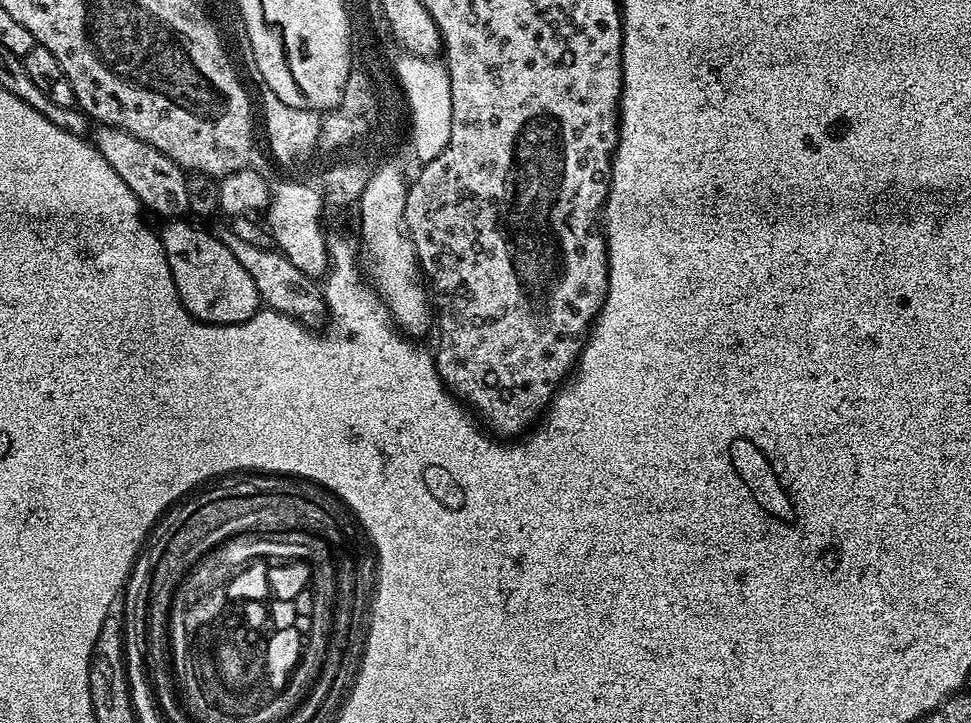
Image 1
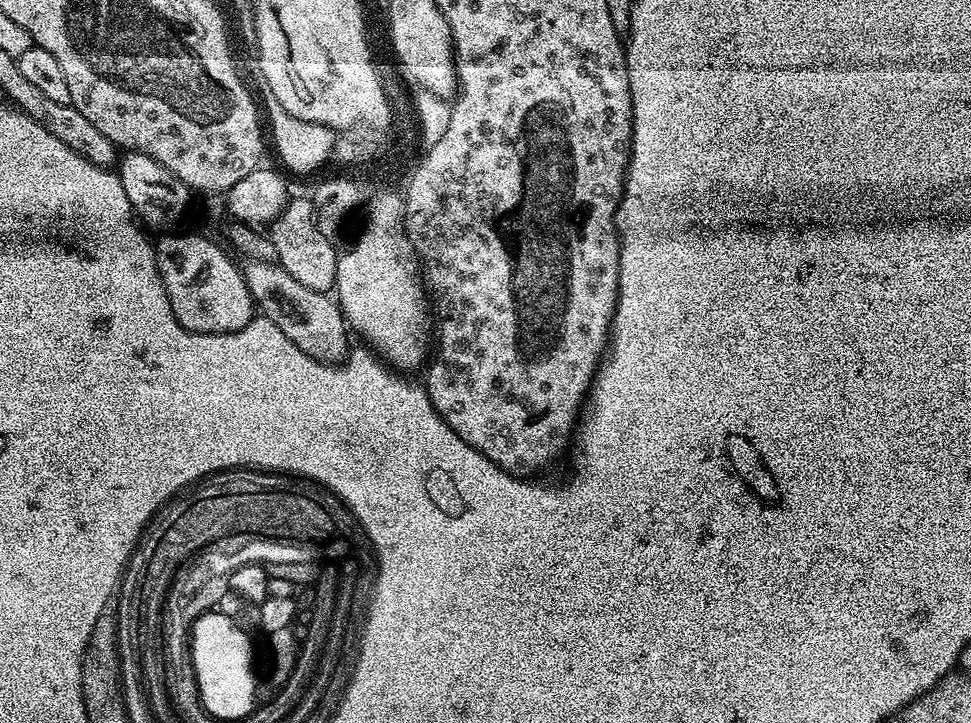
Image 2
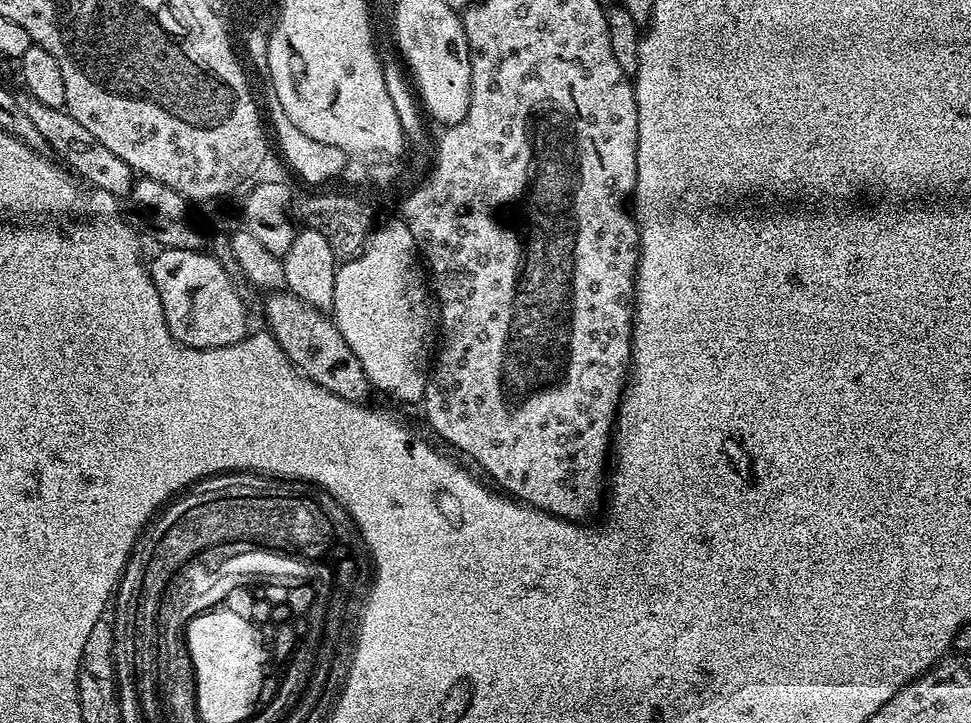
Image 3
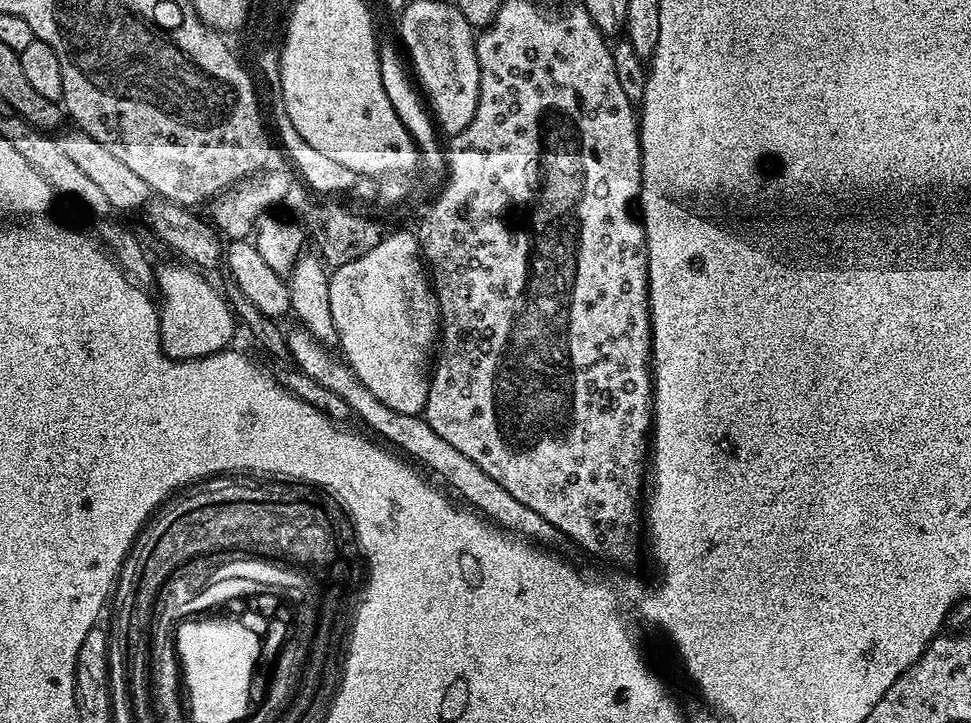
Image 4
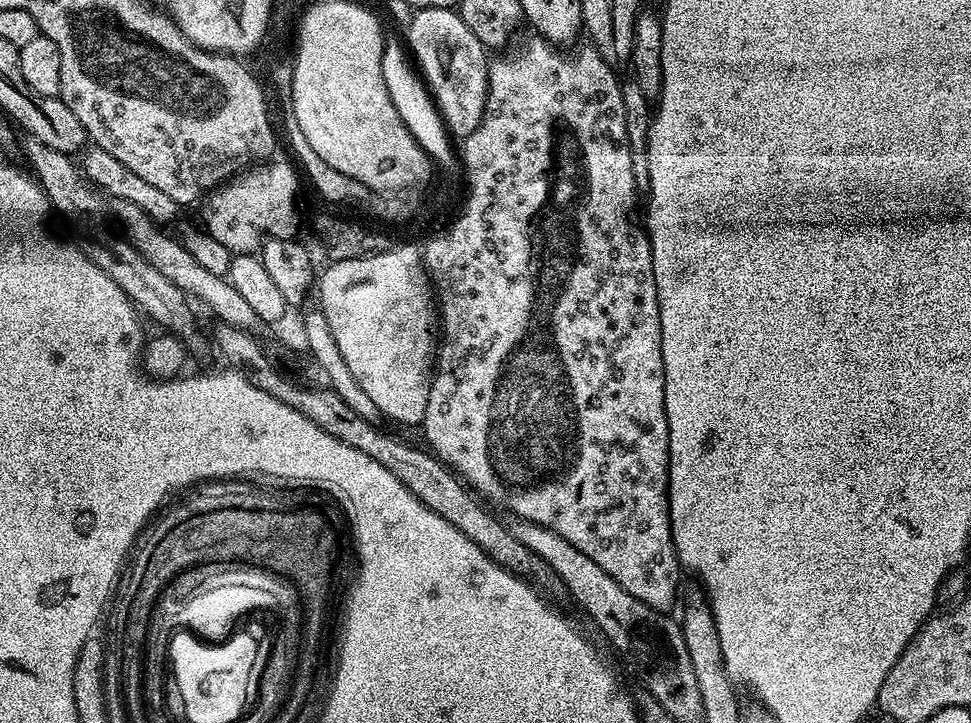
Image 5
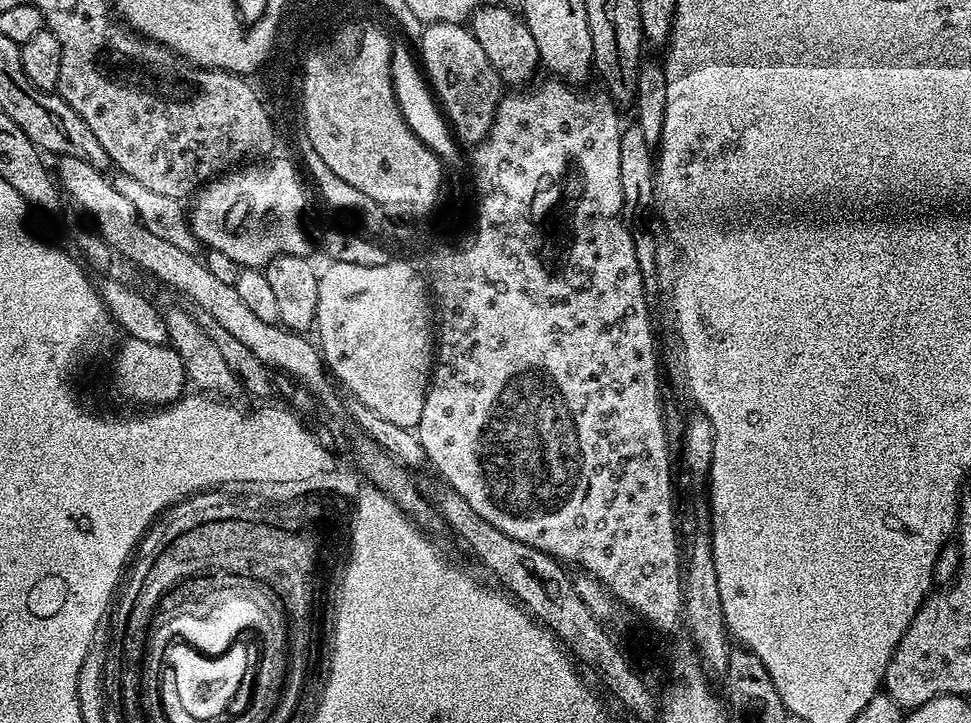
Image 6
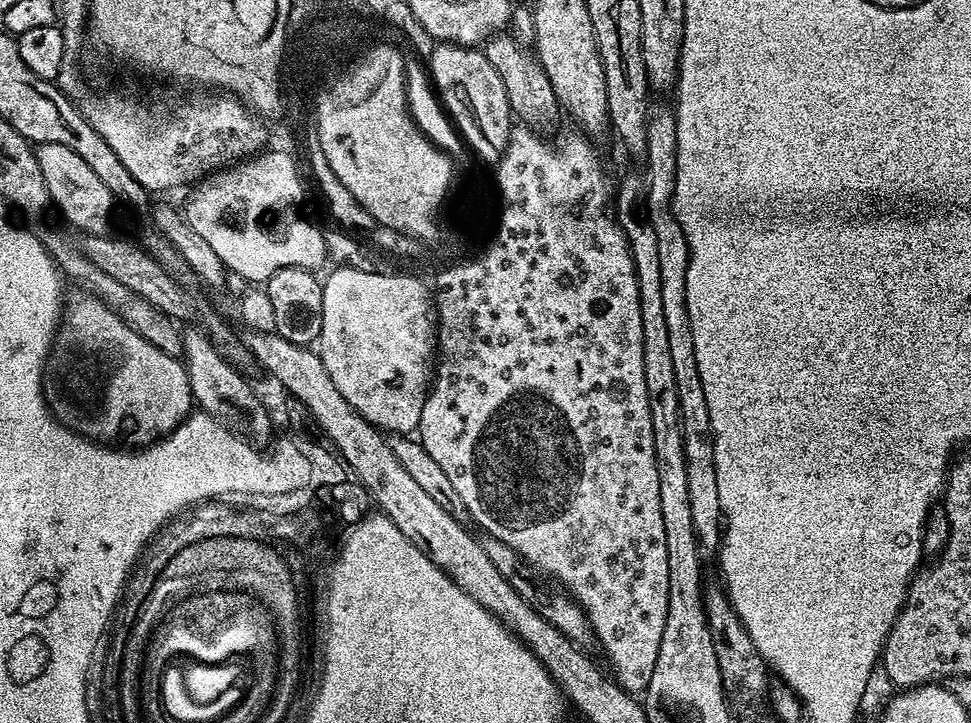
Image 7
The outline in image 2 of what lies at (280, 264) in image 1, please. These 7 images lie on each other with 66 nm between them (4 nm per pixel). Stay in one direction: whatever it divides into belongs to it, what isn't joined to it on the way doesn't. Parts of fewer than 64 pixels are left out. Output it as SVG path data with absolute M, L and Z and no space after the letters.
M248 260L242 271L261 315L274 322L303 353L324 363L341 363L347 357L350 351L347 323L339 303L329 293L307 289L276 262Z

